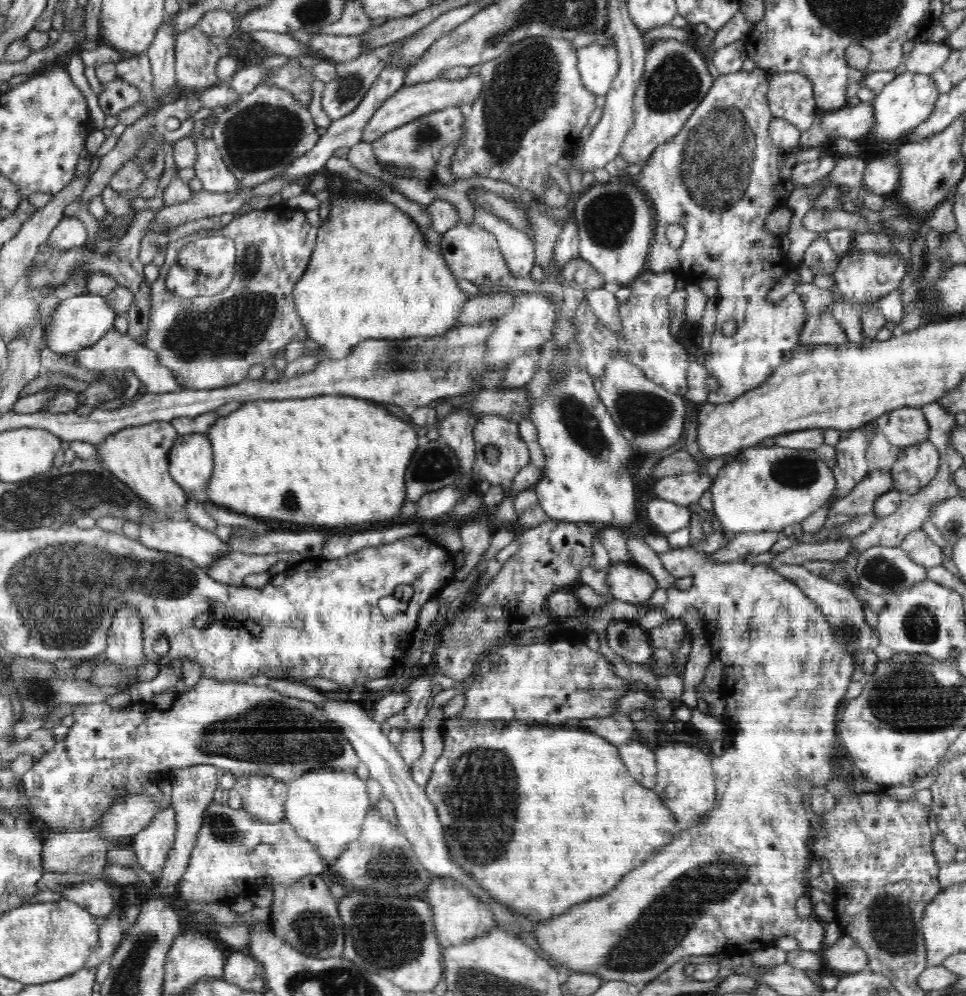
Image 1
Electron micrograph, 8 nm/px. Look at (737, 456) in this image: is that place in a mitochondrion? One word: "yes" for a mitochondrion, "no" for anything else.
no

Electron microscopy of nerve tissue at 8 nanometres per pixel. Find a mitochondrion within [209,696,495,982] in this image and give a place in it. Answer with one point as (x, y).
(387, 935)

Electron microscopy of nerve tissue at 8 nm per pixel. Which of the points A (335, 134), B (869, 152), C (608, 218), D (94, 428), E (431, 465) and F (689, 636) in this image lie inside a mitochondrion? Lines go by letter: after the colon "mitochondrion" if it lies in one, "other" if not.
A: other
B: other
C: mitochondrion
D: other
E: mitochondrion
F: other

